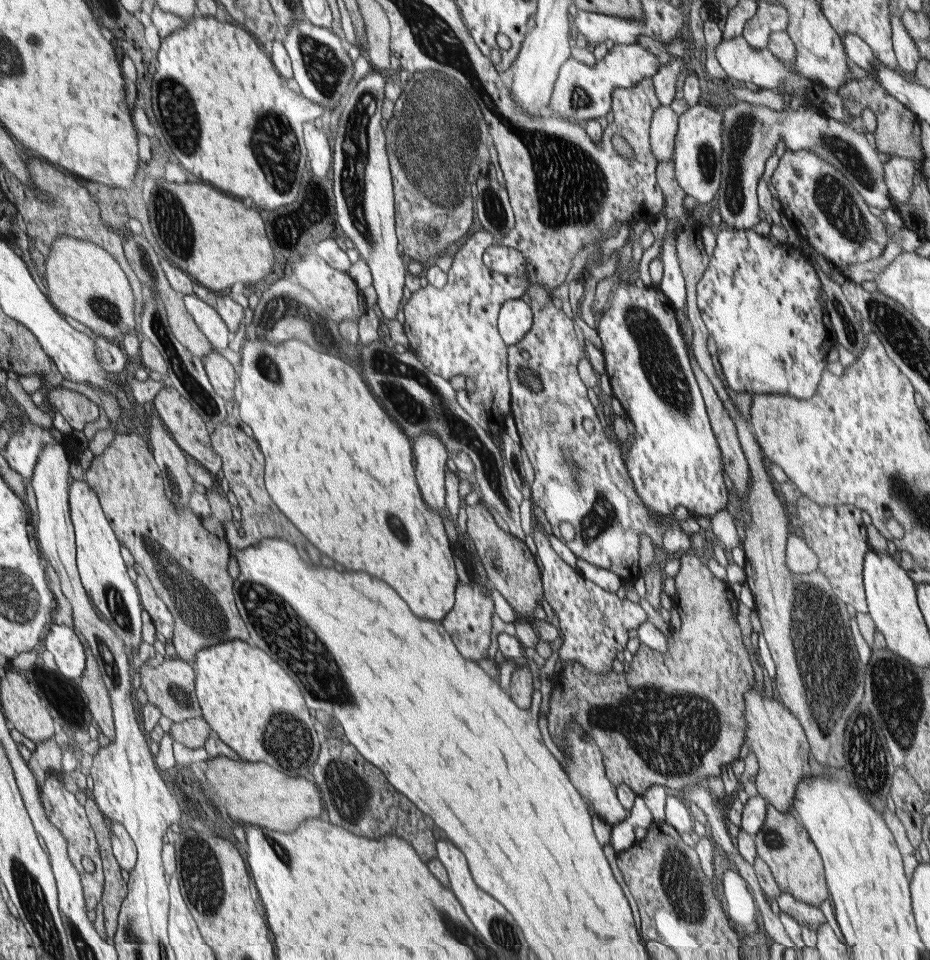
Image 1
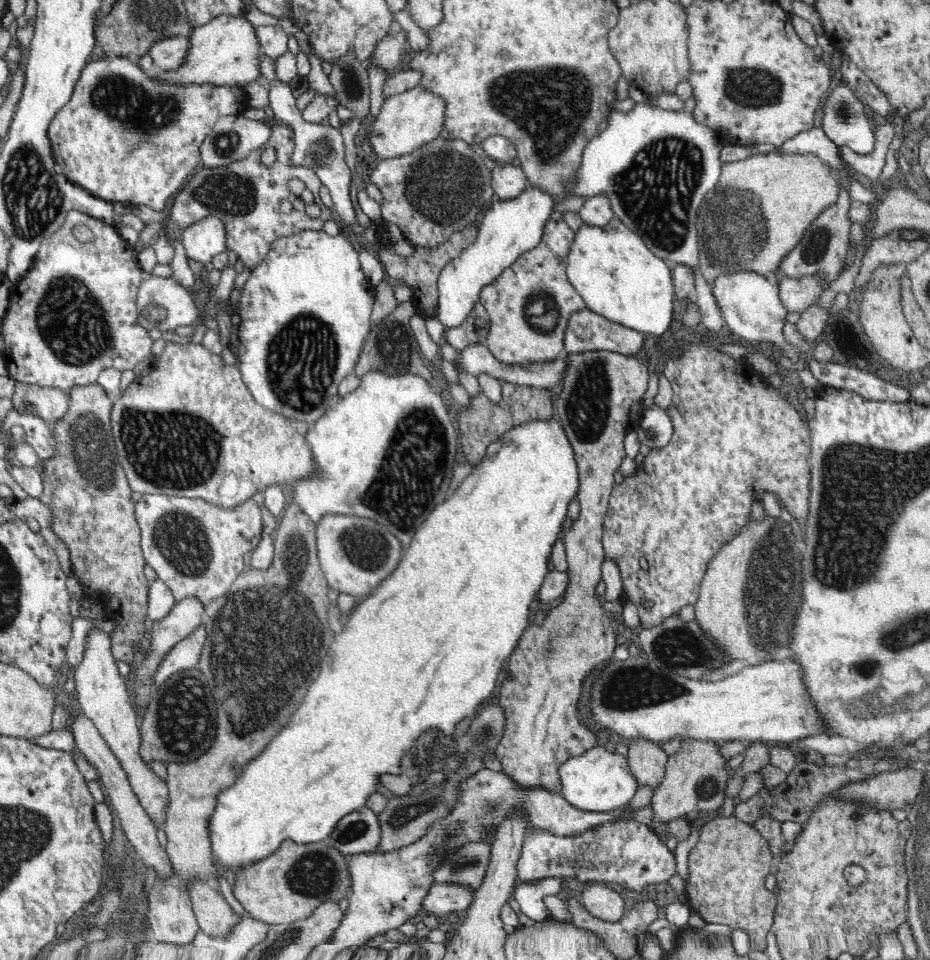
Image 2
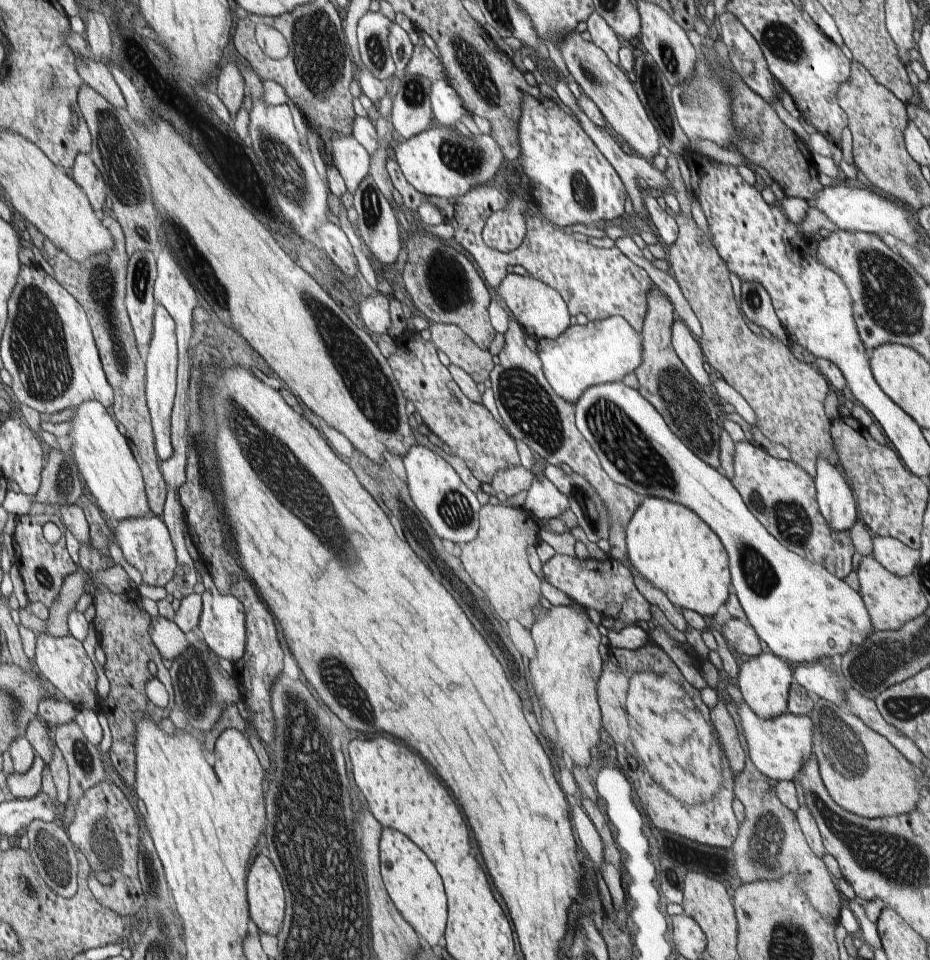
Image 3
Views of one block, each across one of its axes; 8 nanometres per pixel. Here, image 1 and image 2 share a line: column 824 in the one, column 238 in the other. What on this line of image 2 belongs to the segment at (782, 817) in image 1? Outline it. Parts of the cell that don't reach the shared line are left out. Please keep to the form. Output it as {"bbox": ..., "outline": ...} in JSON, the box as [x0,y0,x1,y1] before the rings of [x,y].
{"bbox":[232,840,352,924],"outline":[[[284,840],[278,852],[262,858],[260,862],[240,866],[234,876],[236,884],[232,892],[236,900],[240,900],[240,904],[246,908],[246,914],[266,924],[294,924],[296,920],[308,918],[324,898],[336,902],[338,890],[340,900],[348,900],[352,888],[352,878],[344,854],[332,848],[332,844],[324,848],[320,842],[310,846]]]}

